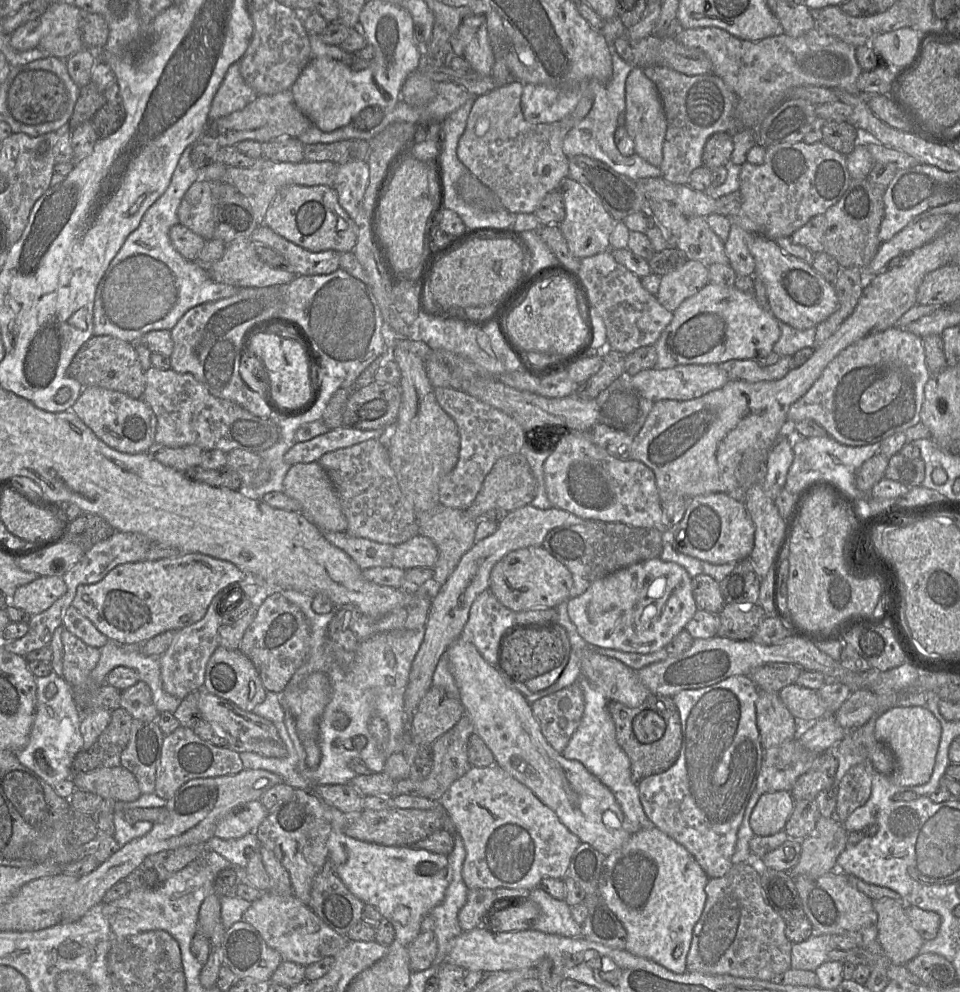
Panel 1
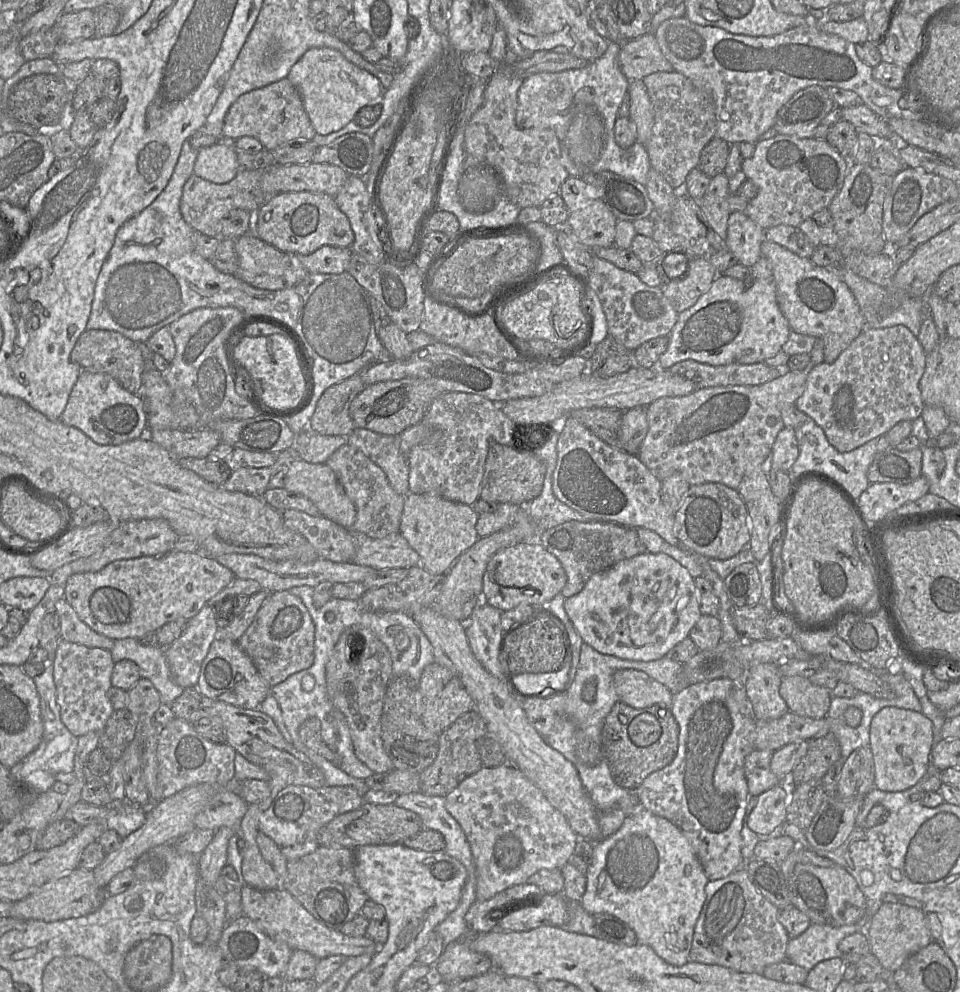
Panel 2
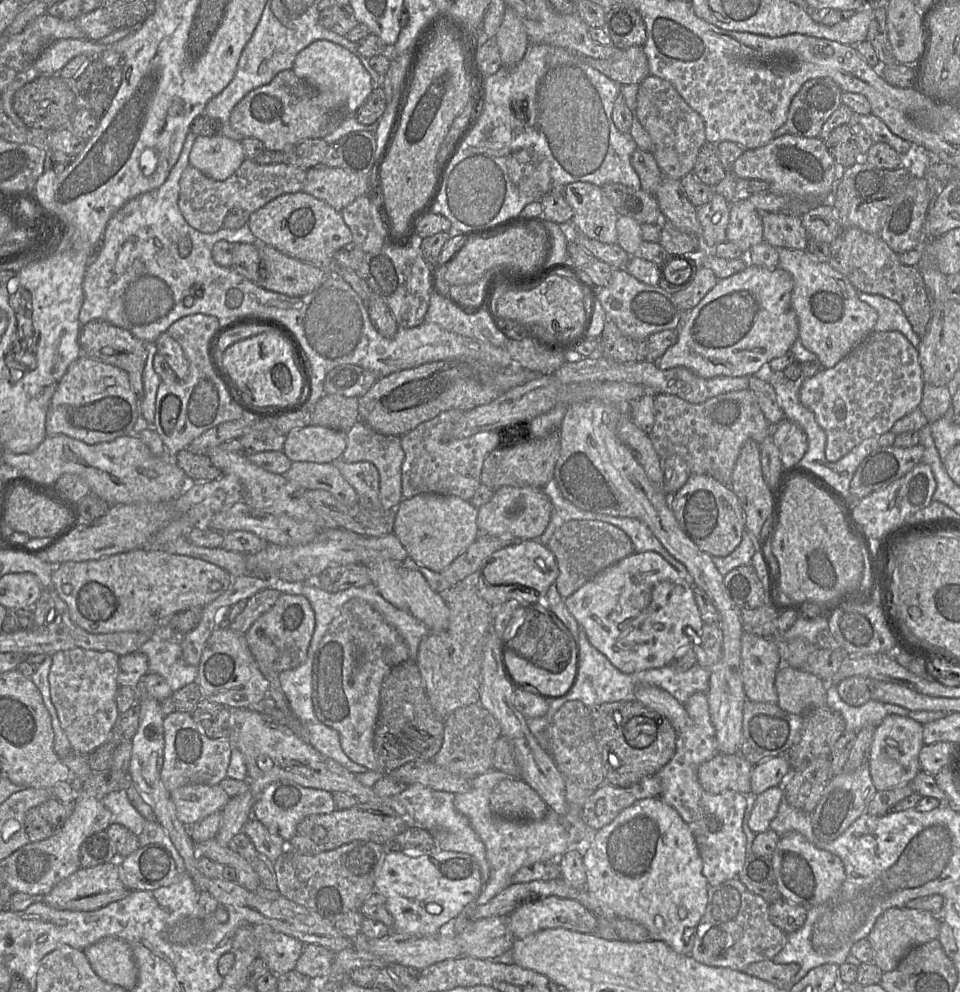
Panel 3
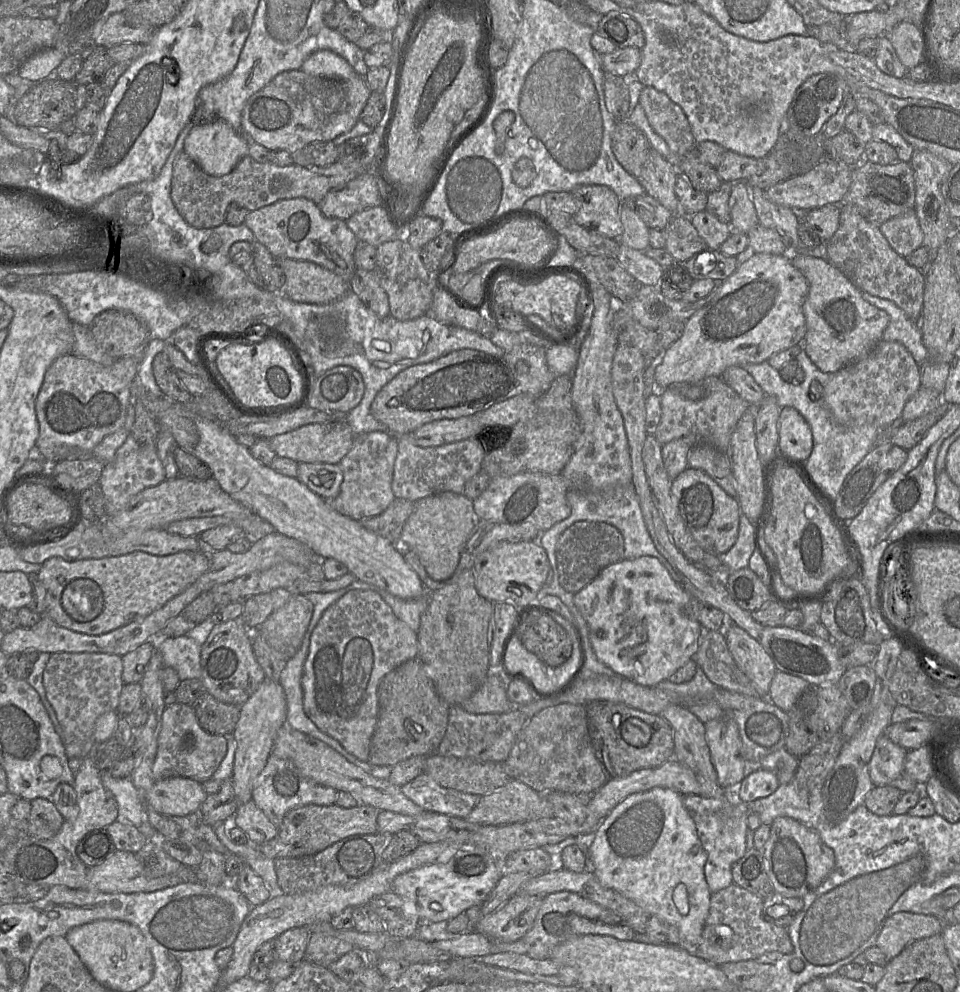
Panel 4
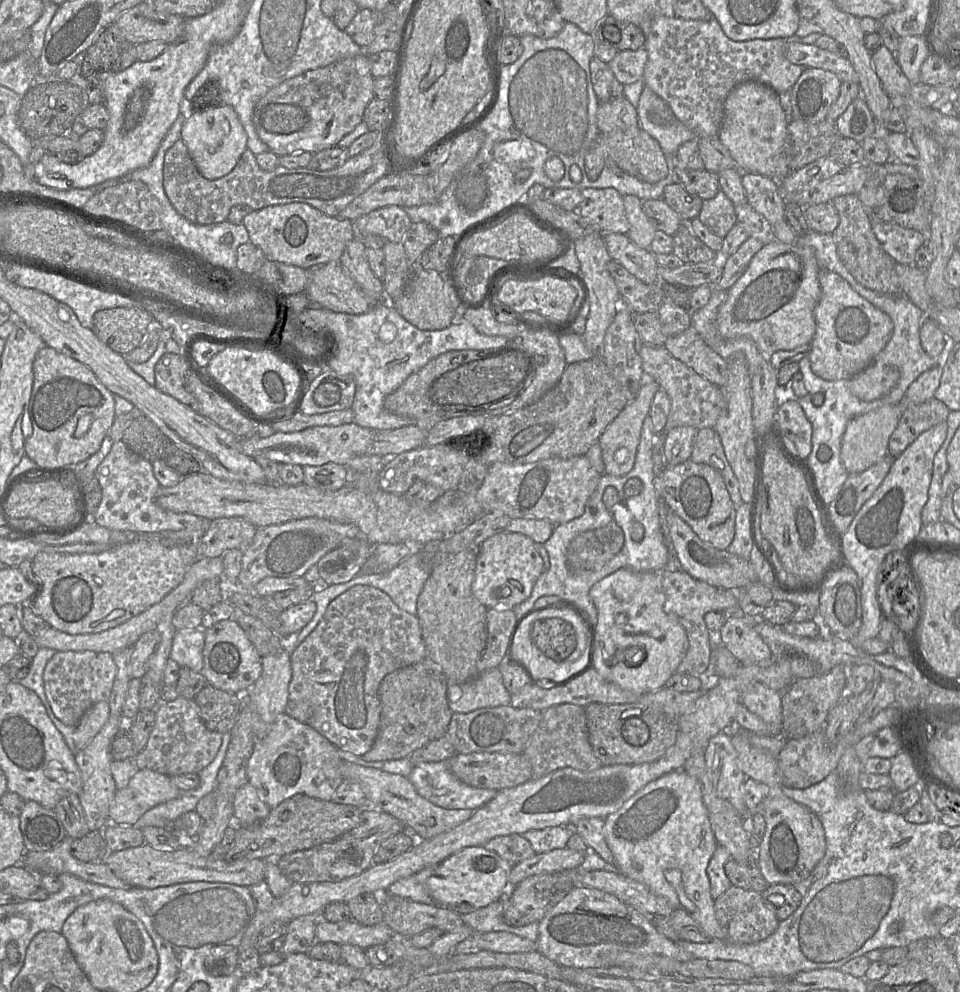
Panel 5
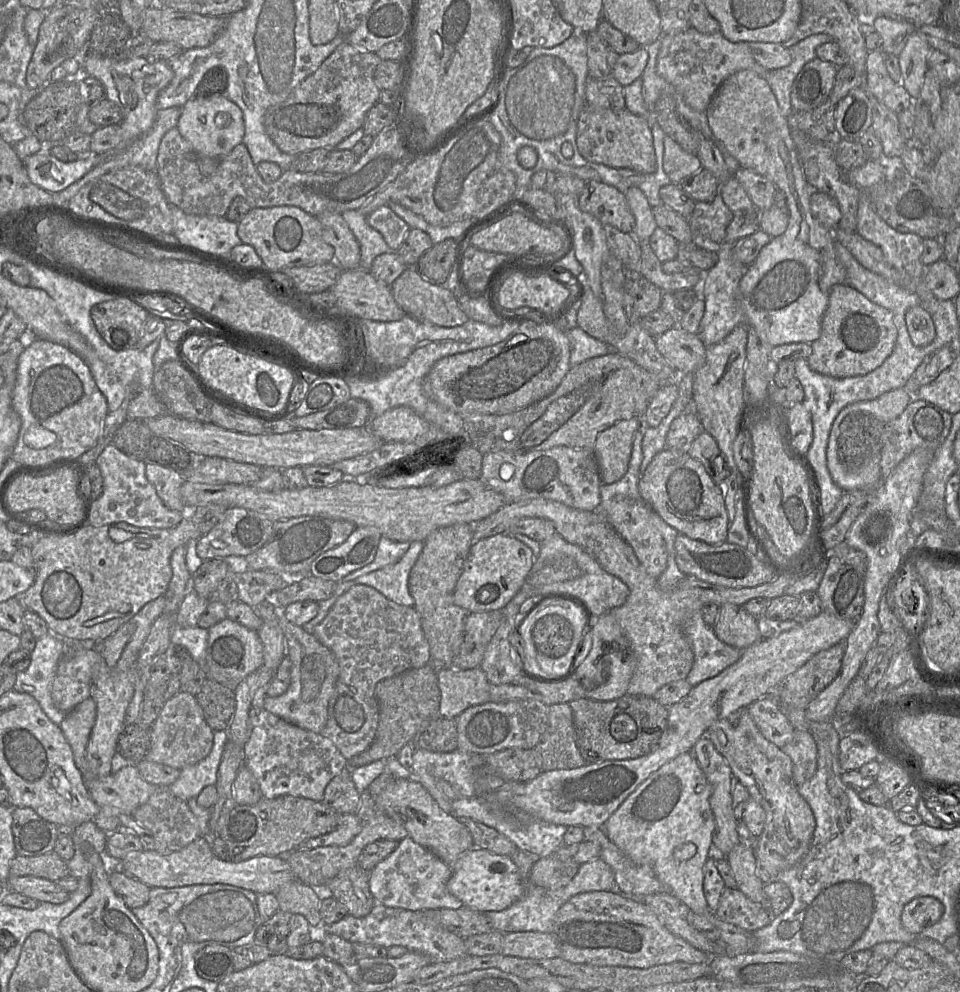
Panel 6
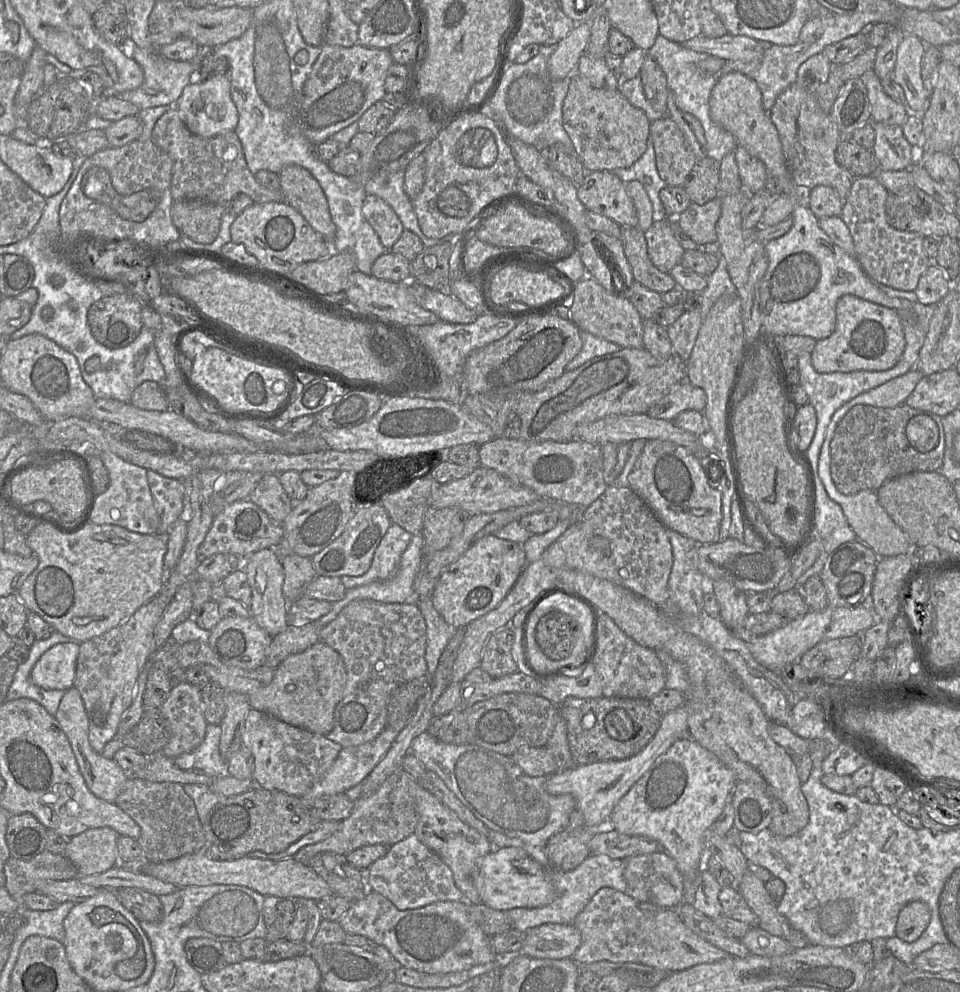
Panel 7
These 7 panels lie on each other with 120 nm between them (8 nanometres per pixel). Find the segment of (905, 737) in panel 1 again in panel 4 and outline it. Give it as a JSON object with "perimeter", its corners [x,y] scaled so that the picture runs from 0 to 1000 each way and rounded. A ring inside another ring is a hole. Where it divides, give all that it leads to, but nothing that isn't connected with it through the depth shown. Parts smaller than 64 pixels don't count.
{"perimeter":[[[922,740],[914,746],[905,768],[905,781],[910,792],[925,791],[941,779],[945,758]]]}

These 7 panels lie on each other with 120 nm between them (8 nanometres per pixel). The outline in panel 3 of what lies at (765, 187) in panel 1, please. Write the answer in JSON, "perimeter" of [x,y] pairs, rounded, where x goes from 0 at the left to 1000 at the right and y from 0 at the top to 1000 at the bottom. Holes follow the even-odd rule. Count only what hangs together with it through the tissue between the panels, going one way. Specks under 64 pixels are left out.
{"perimeter":[[[819,134],[800,145],[776,151],[761,166],[769,180],[791,180],[801,185],[801,193],[825,201],[865,202],[873,182],[874,169],[864,154],[858,141]]]}

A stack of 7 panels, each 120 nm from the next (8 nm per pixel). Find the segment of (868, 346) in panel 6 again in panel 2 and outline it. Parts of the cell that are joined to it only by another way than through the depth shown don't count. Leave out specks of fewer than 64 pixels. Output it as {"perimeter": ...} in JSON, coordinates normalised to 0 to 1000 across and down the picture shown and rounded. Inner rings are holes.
{"perimeter":[[[796,242],[793,256],[802,262],[808,285],[809,304],[825,334],[858,345],[858,364],[868,366],[902,331],[898,314],[871,272],[851,268],[817,248]]]}

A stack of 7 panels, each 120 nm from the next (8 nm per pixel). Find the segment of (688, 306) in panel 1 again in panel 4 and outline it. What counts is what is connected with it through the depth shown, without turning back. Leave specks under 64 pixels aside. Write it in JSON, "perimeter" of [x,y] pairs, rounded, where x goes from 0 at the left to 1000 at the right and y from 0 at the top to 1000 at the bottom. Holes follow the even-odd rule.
{"perimeter":[[[779,255],[764,276],[752,284],[735,301],[735,307],[714,324],[710,339],[691,354],[680,375],[685,392],[704,385],[730,386],[735,380],[748,379],[761,369],[790,367],[814,354],[835,348],[840,338],[836,305],[842,297],[842,284],[826,268],[823,256],[803,257]]]}

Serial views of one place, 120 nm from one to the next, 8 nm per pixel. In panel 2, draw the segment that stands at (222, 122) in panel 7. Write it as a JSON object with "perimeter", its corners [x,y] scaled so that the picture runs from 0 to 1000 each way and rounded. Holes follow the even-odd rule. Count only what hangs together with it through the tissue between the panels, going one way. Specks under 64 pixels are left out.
{"perimeter":[[[243,143],[227,144],[206,151],[202,175],[225,185],[241,182],[250,172]]]}

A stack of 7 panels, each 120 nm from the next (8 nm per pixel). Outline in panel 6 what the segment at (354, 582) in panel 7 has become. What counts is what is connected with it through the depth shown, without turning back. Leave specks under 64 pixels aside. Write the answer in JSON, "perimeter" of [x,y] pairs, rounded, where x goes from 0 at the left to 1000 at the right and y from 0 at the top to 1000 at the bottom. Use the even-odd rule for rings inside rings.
{"perimeter":[[[398,540],[389,566],[357,582],[354,587],[369,585],[389,576],[413,568],[425,554],[427,546],[415,546]]]}

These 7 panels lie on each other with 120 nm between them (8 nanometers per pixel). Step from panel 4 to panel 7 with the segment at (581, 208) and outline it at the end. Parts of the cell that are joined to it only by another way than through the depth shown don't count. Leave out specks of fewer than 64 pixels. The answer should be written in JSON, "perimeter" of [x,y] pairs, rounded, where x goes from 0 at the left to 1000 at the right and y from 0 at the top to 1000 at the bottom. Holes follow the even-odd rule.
{"perimeter":[[[611,173],[606,184],[601,186],[601,198],[611,212],[632,219],[647,229],[665,229],[663,210],[652,194],[651,184],[639,173]]]}

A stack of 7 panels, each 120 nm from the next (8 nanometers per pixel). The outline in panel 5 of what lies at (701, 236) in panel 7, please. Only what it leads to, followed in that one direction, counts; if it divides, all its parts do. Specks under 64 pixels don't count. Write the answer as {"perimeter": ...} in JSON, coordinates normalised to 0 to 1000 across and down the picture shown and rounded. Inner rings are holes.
{"perimeter":[[[749,192],[742,201],[732,202],[727,221],[743,236],[754,241],[760,231],[769,225],[765,206]]]}

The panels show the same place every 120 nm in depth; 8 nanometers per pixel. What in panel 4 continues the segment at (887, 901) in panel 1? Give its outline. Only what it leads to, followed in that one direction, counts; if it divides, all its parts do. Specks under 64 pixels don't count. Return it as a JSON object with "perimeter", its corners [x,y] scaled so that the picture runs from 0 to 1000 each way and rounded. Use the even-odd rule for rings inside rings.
{"perimeter":[[[934,919],[923,927],[913,953],[922,961],[925,968],[928,968],[946,952],[981,939],[982,930],[974,923]]]}

